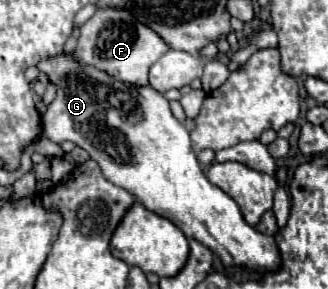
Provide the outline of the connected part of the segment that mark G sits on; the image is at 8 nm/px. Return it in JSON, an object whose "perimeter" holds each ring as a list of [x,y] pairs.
{"perimeter":[[[58,54],[58,56],[46,58],[38,62],[38,68],[48,76],[48,80],[56,86],[56,92],[58,92],[56,100],[48,106],[42,118],[42,128],[46,138],[50,138],[56,144],[70,140],[76,146],[84,148],[90,154],[90,158],[100,164],[102,174],[112,184],[122,186],[124,190],[134,194],[142,206],[174,222],[188,238],[194,238],[206,244],[212,252],[220,256],[220,260],[226,266],[244,264],[258,272],[270,272],[278,268],[280,254],[278,254],[274,236],[262,234],[256,228],[248,226],[242,218],[238,204],[218,186],[208,182],[190,146],[190,134],[172,116],[170,104],[164,98],[164,94],[156,92],[150,86],[128,86],[108,76],[106,72],[80,62],[74,54]]]}

